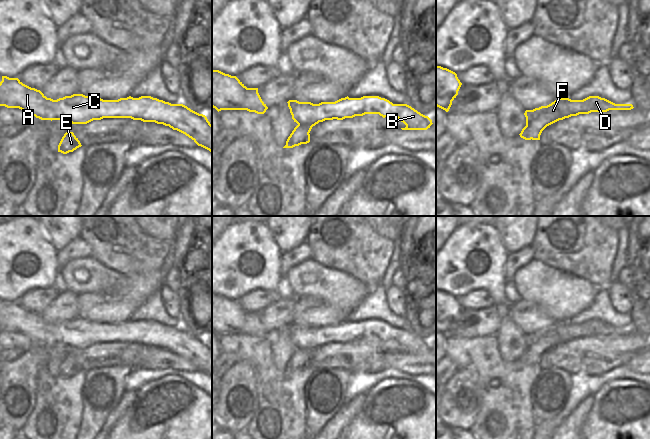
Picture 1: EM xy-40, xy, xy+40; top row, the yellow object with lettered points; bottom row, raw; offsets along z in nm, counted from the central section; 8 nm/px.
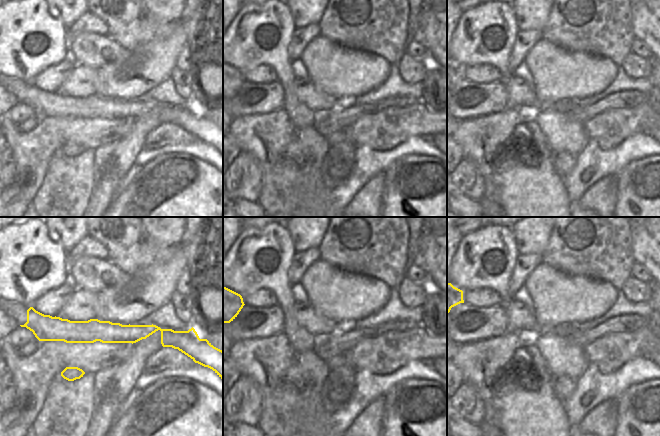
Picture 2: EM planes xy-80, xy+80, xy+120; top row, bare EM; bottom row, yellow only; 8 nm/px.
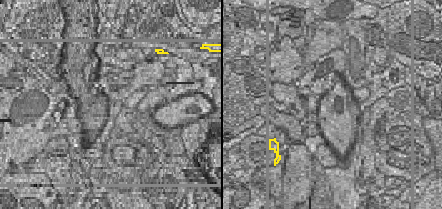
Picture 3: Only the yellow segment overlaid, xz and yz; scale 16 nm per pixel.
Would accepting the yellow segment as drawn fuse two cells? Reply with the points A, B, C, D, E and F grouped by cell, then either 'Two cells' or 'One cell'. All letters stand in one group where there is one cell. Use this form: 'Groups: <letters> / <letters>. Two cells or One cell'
Groups: A B C D F / E. Two cells.

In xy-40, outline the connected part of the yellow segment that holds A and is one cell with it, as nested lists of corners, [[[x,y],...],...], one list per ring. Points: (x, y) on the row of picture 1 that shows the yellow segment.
[[[2,76],[0,106],[19,108],[41,120],[63,120],[72,124],[87,124],[93,120],[103,118],[131,118],[143,122],[155,122],[185,134],[198,146],[212,152],[212,125],[205,115],[199,114],[183,104],[171,104],[151,96],[141,96],[139,98],[129,96],[118,100],[103,100],[83,94],[73,94],[53,100],[47,98],[40,90],[23,84],[18,78]]]

